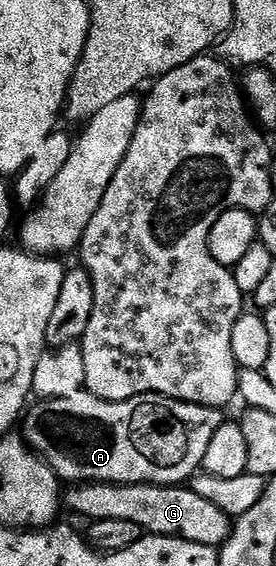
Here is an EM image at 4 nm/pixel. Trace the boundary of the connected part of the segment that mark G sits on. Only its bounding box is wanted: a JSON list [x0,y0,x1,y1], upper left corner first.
[66,482,233,548]

